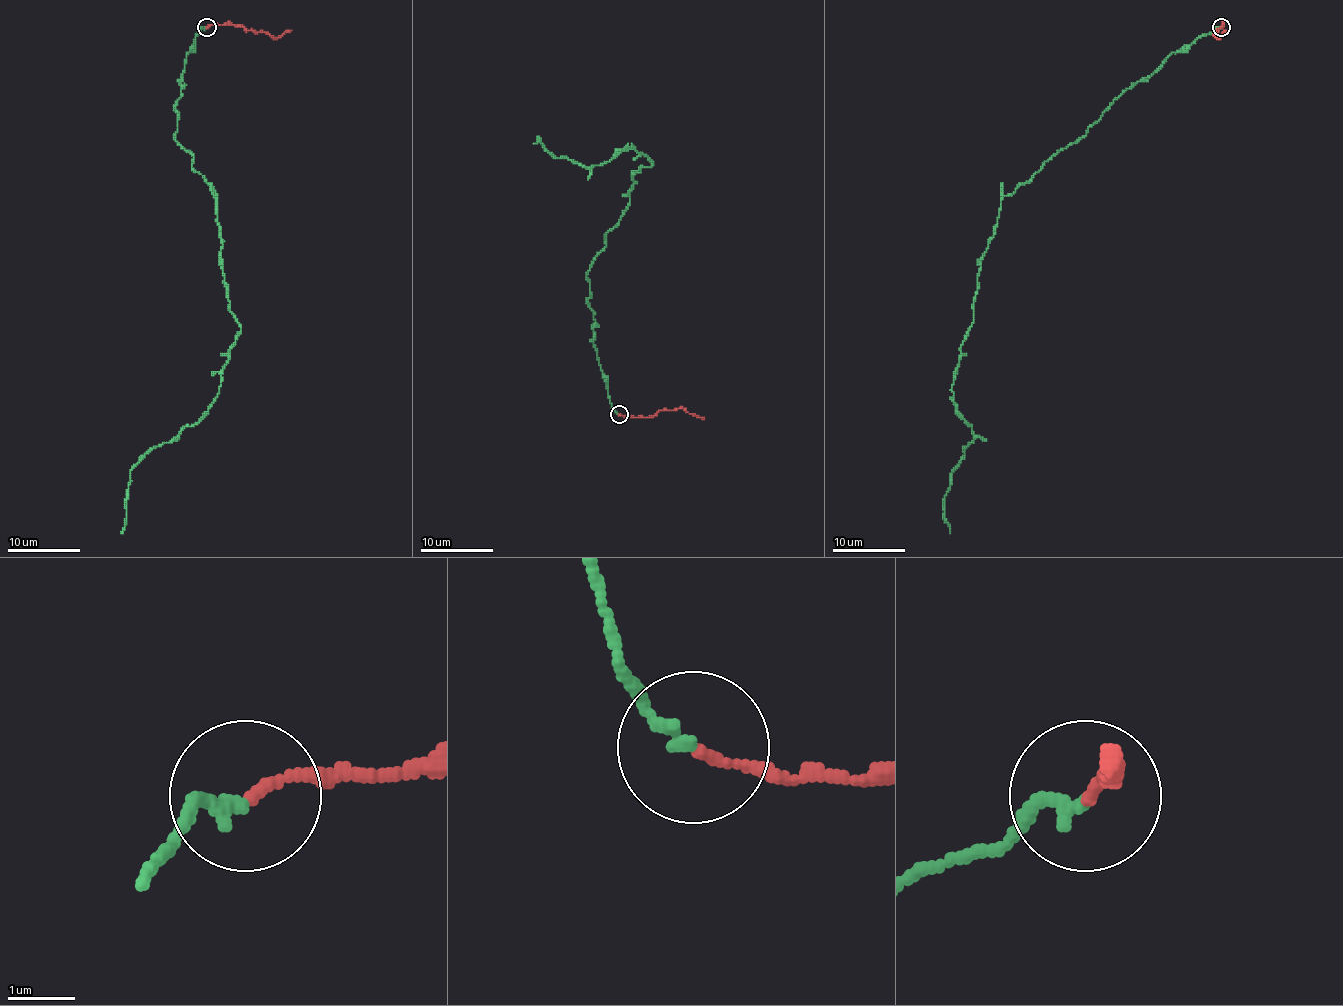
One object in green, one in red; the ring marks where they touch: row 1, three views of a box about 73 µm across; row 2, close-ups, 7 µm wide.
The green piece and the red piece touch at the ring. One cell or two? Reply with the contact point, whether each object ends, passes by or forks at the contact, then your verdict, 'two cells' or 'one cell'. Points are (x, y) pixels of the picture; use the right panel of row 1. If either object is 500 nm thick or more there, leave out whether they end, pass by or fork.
(1221, 27) | green ends | red ends | two cells

